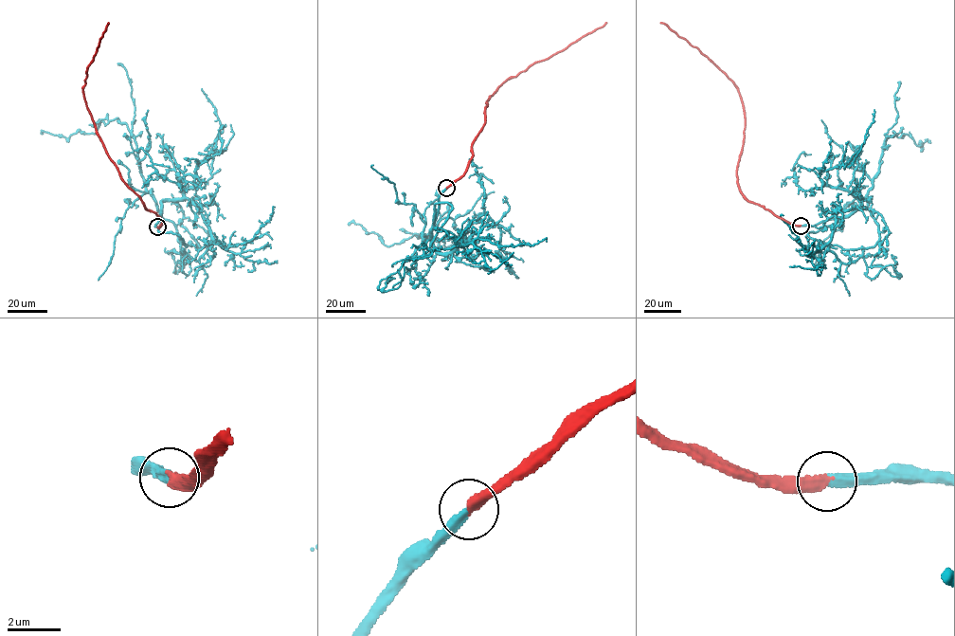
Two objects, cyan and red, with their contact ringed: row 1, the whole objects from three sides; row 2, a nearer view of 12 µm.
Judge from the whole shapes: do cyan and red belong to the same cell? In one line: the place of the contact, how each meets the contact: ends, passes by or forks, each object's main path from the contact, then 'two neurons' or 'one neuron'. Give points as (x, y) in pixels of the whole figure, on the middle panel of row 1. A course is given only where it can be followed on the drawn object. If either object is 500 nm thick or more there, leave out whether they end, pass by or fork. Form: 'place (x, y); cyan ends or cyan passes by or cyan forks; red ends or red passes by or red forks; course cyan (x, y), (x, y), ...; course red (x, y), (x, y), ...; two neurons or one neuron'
place (446, 188); cyan ends; red ends; course cyan (446, 188), (434, 222), (435, 204), (452, 209), (416, 267), (423, 235), (435, 237), (387, 246), (349, 224); course red (446, 188), (465, 172), (472, 144), (485, 122), (487, 101), (498, 87), (606, 23); one neuron

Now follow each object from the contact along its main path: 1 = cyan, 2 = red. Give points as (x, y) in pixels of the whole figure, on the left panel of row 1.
1: (157, 227), (161, 215), (158, 231), (188, 245), (146, 190), (126, 123), (99, 121), (68, 139), (41, 132)
2: (157, 227), (162, 219), (145, 208), (139, 195), (122, 180), (96, 130), (84, 96), (87, 68), (109, 23)

